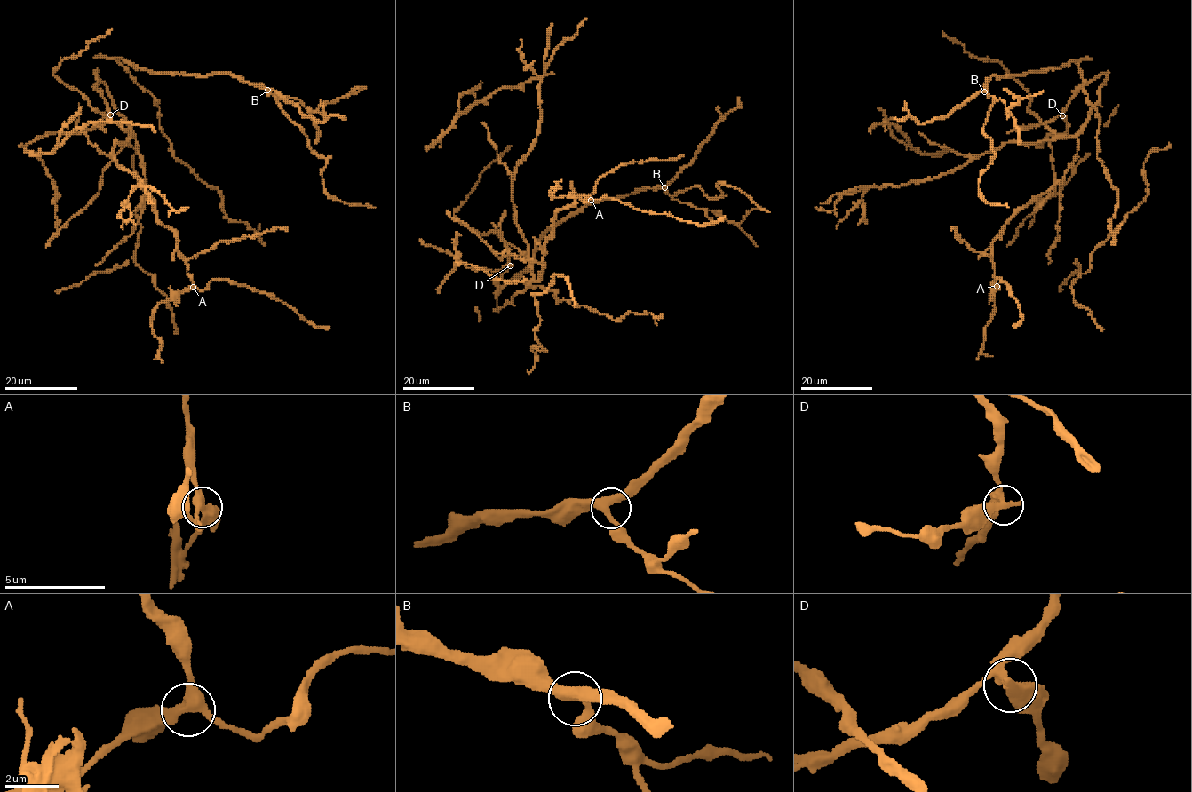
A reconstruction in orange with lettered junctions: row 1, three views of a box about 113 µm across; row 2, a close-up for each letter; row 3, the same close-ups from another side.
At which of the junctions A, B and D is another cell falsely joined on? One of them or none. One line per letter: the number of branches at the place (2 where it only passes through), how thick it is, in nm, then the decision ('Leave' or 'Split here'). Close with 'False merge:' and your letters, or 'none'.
A: Branches: 3. Thickness 340 nm. Leave
B: Branches: 3. Thickness 340 nm. Leave
D: Branches: 3. Thickness 320 nm. Leave
False merge: none

